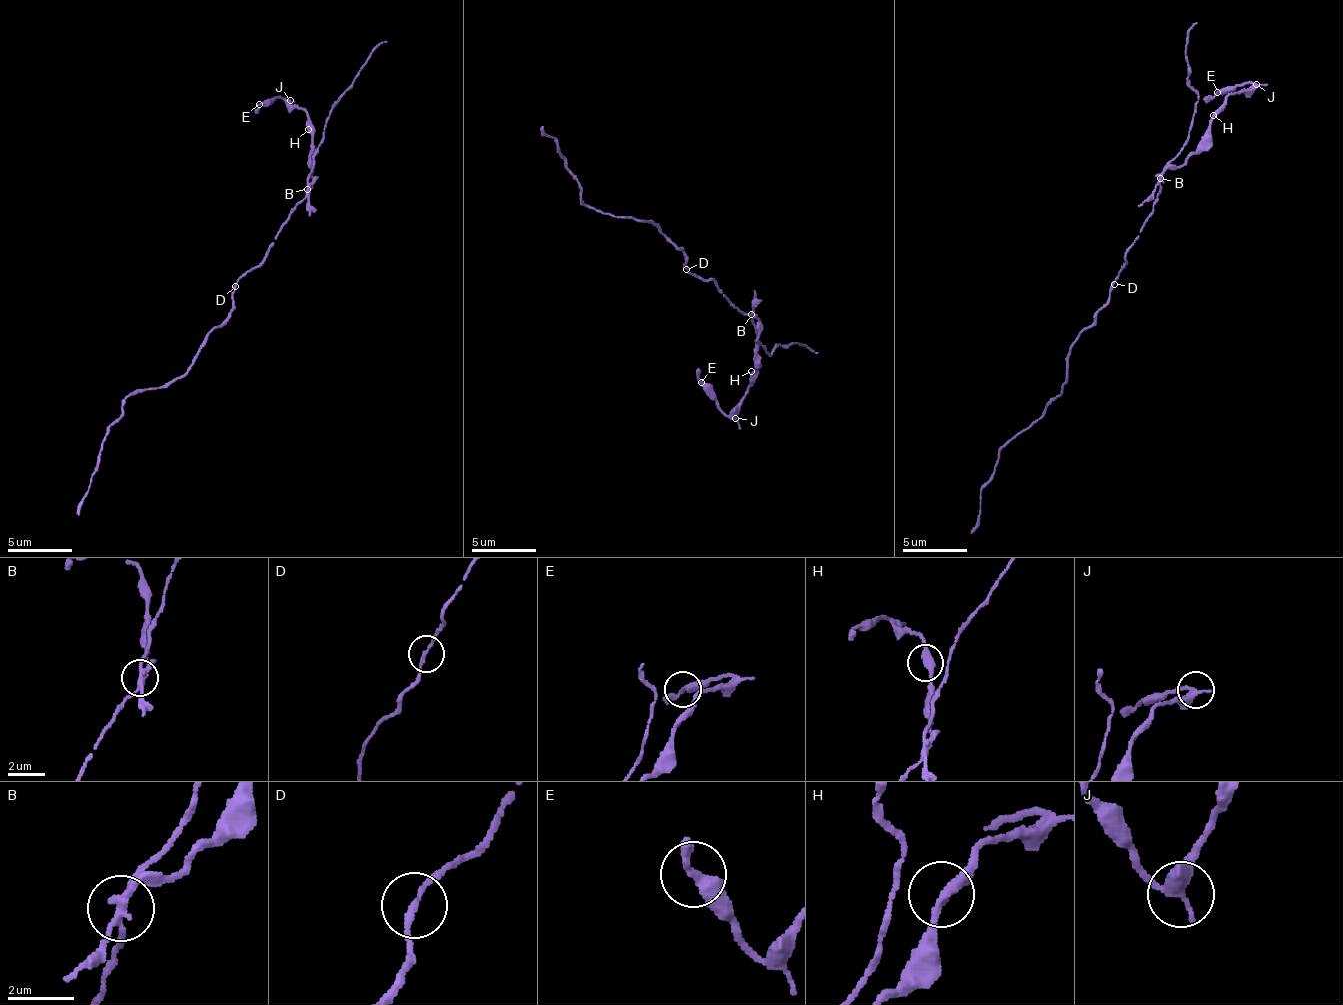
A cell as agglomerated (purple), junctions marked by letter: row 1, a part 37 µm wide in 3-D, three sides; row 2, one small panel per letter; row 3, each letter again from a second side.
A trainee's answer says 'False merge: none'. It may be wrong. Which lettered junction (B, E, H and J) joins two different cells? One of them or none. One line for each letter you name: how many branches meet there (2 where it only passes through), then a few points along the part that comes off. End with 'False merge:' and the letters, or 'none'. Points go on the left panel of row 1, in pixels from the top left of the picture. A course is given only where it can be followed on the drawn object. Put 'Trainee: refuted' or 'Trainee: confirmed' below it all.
B: 3 | (307, 190), (266, 258), (238, 280), (233, 308), (195, 363), (156, 388), (132, 394), (102, 439), (79, 514)
False merge: B
Trainee: refuted

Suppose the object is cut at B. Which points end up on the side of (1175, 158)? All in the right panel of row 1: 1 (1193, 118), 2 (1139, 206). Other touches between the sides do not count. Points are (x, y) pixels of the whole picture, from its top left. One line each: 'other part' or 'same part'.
1: same part
2: other part

